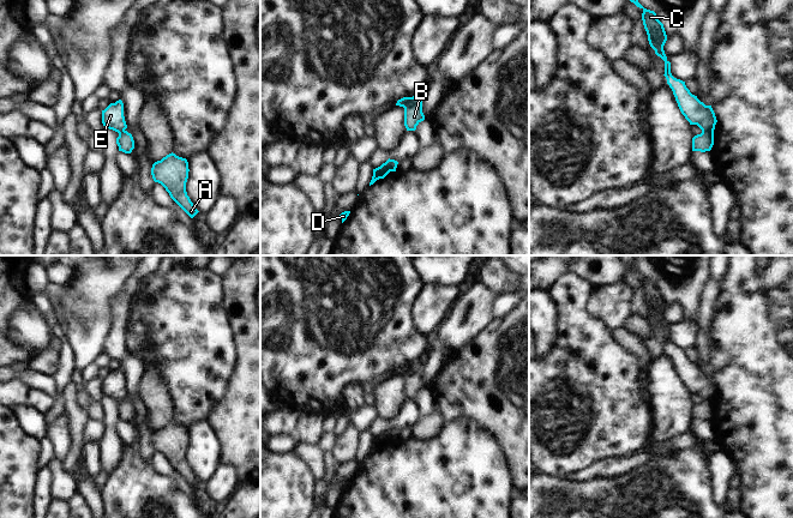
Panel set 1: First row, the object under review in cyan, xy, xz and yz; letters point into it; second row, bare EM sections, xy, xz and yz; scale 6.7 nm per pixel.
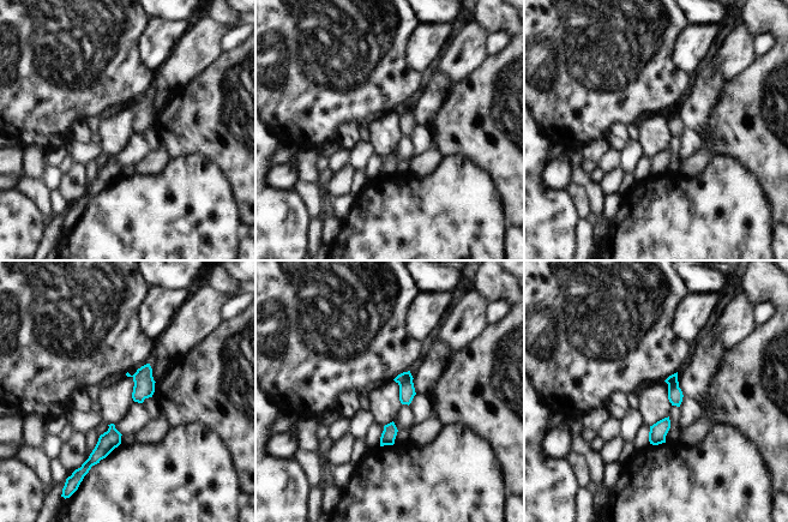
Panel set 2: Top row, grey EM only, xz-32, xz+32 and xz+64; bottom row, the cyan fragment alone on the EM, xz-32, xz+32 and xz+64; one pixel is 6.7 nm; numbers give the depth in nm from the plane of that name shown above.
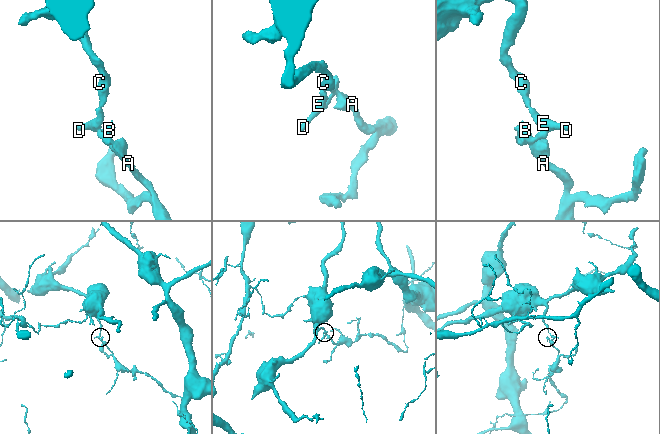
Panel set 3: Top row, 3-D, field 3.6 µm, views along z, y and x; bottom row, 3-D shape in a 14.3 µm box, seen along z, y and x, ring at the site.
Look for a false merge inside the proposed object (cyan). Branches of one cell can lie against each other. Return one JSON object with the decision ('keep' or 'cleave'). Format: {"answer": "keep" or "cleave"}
{"answer": "cleave"}

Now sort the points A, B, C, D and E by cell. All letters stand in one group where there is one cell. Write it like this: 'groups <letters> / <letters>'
groups A B / C D E

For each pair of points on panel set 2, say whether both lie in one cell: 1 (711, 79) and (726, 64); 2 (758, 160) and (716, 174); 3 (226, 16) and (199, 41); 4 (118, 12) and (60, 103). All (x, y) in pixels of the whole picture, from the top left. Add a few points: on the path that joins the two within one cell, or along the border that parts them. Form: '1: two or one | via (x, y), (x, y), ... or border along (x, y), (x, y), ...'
1: two | border along (708, 64), (725, 80)
2: two | border along (715, 155), (735, 157), (755, 175), (761, 186)
3: two | border along (234, 13), (228, 20), (215, 20), (209, 14)
4: one | via (95, 35), (61, 68), (60, 80)

